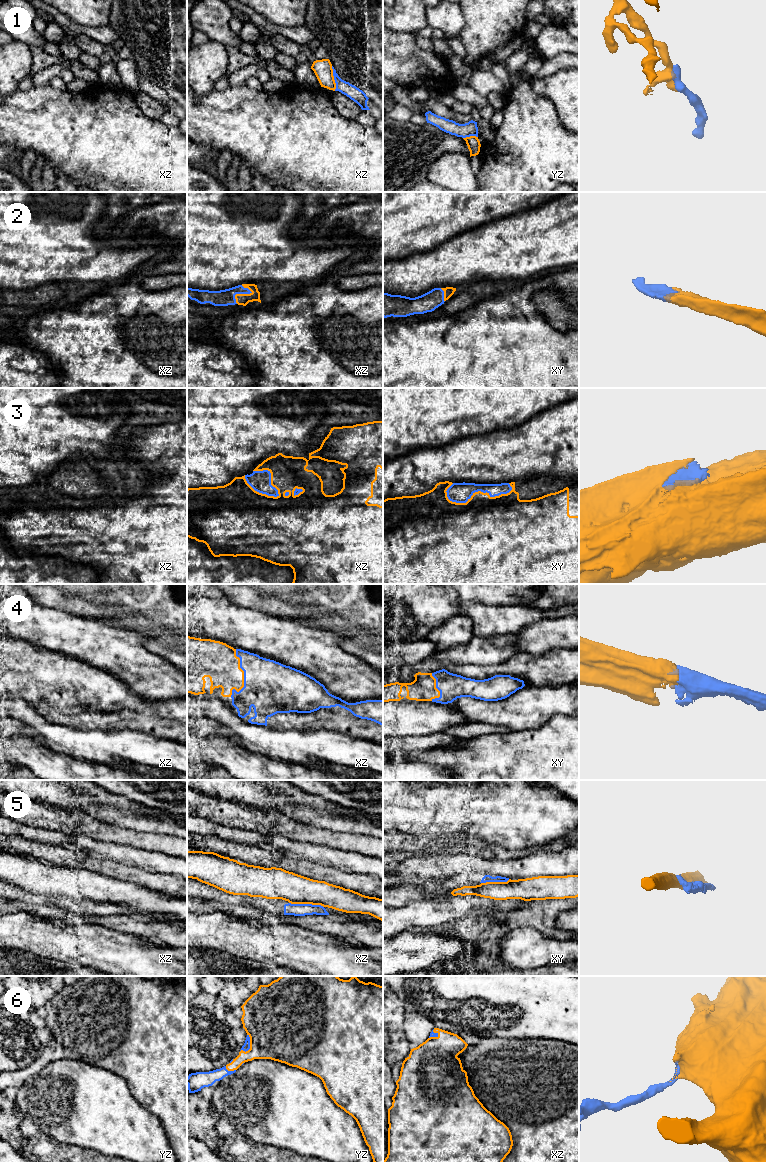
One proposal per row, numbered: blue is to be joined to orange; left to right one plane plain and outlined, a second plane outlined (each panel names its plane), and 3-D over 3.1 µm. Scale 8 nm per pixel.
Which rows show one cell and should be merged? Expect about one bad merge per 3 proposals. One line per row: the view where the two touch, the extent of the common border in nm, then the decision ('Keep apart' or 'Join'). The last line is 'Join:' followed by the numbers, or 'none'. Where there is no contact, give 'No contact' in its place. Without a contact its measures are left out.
1: Touches orange in xz. Shared border 200 nm. Keep apart
2: Touches orange in xz. Shared border 170 nm. Join
3: Touches orange in xy. Shared border 550 nm. Keep apart
4: Touches orange in xz. Shared border 380 nm. Join
5: Touches orange in xz. Shared border 280 nm. Keep apart
6: Touches orange in yz. Shared border 160 nm. Join
Join: 2, 4, 6

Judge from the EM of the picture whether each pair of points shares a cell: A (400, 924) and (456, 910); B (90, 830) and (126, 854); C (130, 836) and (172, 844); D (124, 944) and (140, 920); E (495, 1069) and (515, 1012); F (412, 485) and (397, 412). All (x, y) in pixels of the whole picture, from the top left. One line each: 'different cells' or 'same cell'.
A: same cell
B: different cells
C: same cell
D: different cells
E: different cells
F: different cells

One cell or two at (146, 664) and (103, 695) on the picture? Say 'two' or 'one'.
two

